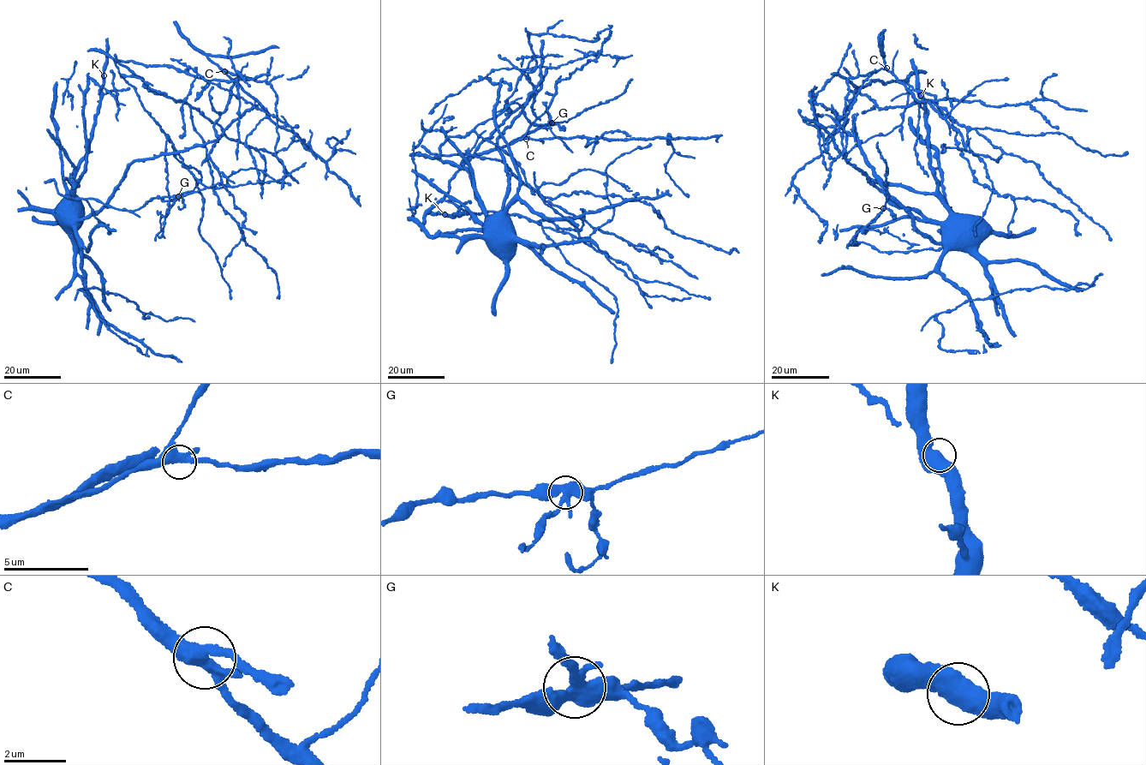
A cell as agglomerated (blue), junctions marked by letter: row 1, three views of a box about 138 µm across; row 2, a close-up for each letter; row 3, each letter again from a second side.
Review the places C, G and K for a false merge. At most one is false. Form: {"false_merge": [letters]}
{"false_merge": ["G"]}

